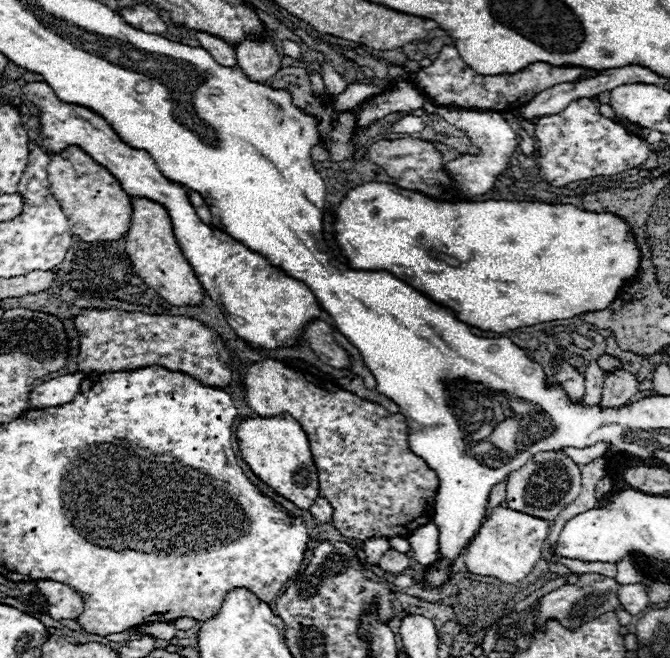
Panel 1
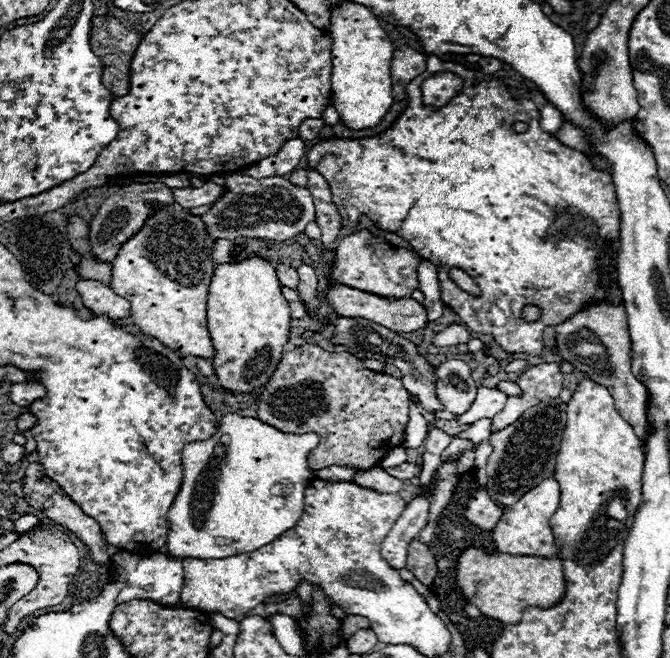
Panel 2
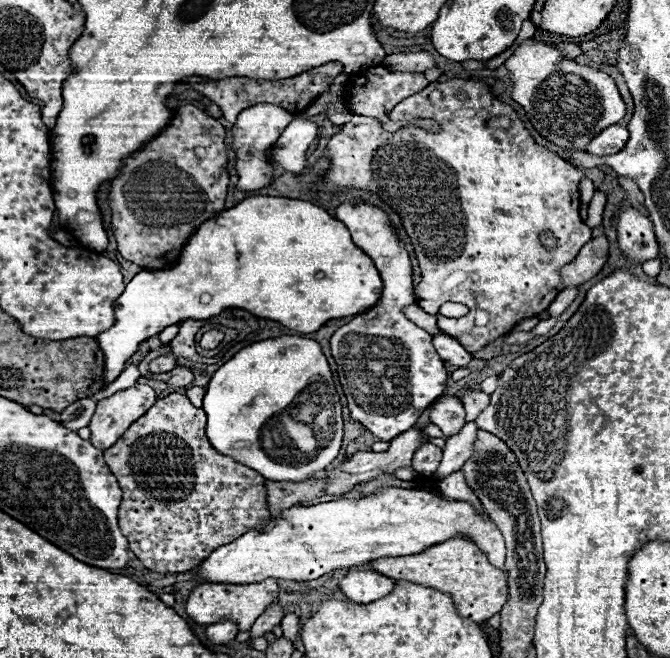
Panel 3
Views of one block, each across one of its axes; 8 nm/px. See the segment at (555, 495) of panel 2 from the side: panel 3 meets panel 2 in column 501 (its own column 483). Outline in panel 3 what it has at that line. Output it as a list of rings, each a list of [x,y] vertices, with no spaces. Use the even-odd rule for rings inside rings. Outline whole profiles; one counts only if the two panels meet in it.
[[[378,488],[362,500],[340,498],[286,510],[282,518],[272,518],[262,530],[250,530],[214,550],[198,566],[196,580],[220,584],[252,584],[266,578],[316,580],[332,570],[368,564],[376,558],[416,554],[454,536],[472,540],[496,568],[506,570],[506,546],[500,530],[468,502],[448,500],[424,490]]]

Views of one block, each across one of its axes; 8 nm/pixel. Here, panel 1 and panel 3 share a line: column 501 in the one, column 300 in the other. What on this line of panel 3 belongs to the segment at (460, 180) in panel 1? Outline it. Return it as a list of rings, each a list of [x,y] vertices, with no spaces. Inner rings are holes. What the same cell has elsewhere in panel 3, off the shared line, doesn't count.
[[[296,116],[294,122],[284,128],[280,138],[270,150],[272,162],[280,164],[288,172],[302,172],[306,166],[306,150],[318,134],[318,124],[310,122],[306,116]]]

